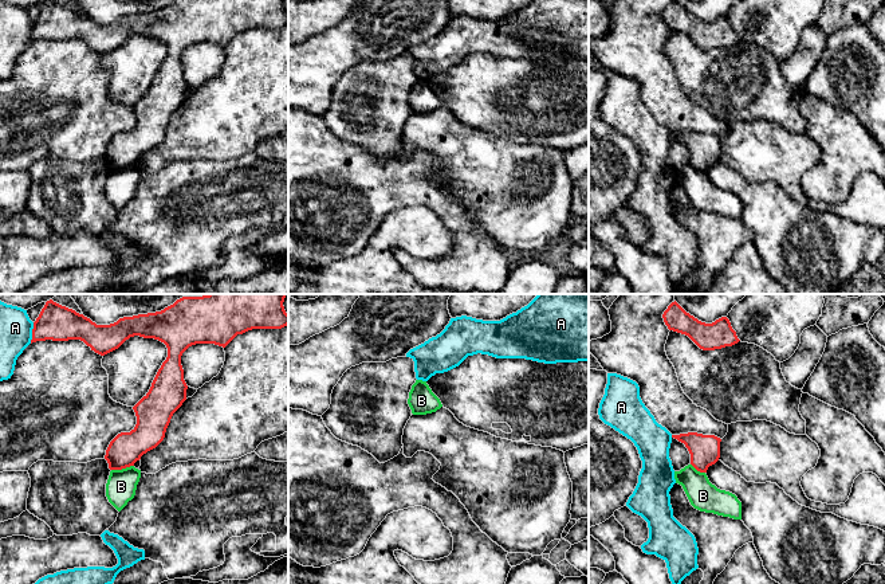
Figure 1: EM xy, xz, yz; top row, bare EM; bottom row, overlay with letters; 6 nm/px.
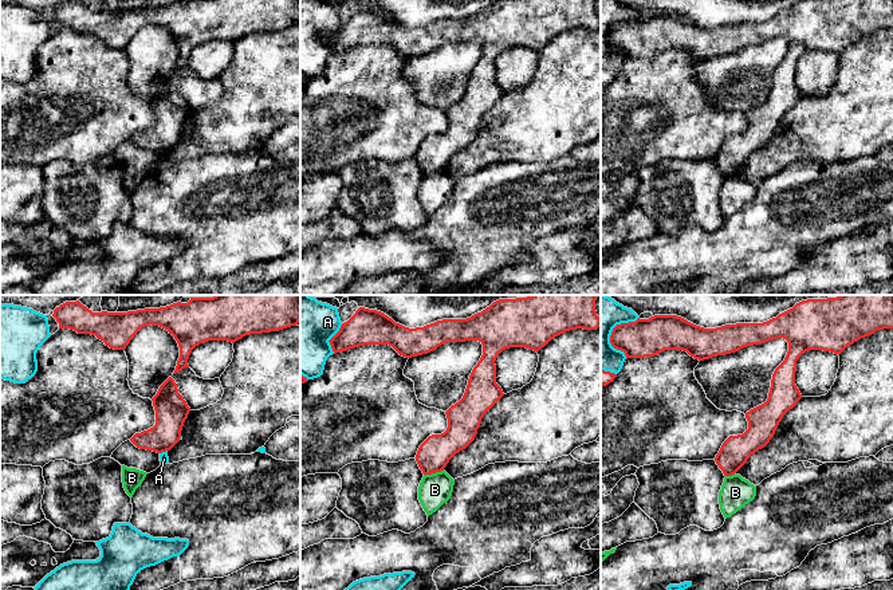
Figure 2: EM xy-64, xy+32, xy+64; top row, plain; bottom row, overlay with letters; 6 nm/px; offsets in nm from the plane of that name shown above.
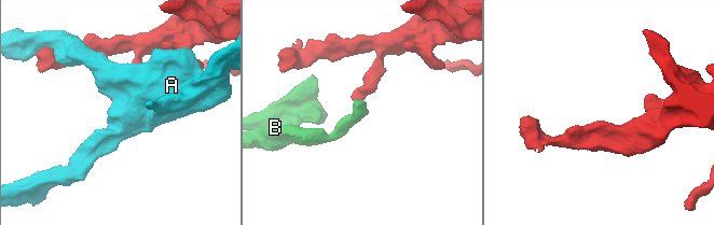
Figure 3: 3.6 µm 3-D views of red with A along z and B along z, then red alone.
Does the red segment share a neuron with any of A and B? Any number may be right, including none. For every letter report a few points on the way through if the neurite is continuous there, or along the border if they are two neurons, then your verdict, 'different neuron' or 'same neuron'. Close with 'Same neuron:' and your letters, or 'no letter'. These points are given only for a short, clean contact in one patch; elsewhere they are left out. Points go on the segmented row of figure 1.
A: different neuron
B: border along xy (133, 465), (111, 470); different neuron
Same neuron: no letter

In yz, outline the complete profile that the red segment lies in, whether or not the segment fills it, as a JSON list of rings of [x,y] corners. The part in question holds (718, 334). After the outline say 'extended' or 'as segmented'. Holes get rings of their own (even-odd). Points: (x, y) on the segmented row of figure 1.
[[[676,301],[668,306],[662,318],[669,330],[688,336],[703,350],[732,346],[740,341],[727,317],[705,324],[687,313]]] | as segmented

